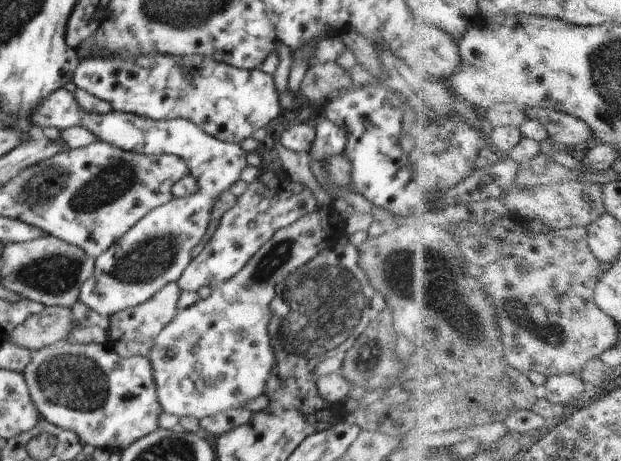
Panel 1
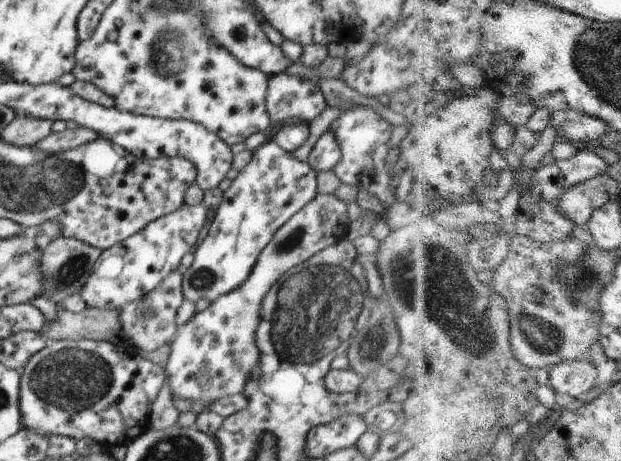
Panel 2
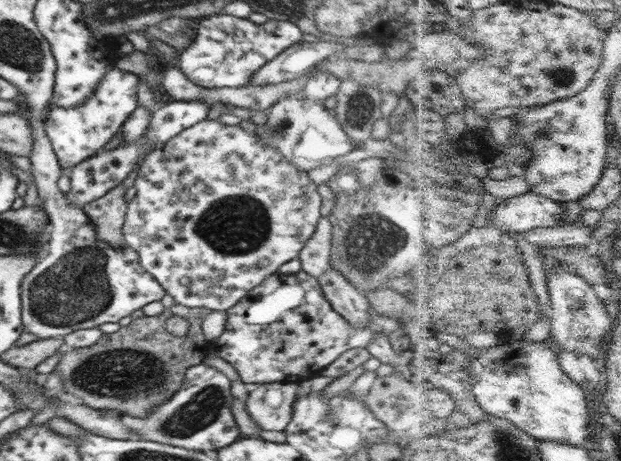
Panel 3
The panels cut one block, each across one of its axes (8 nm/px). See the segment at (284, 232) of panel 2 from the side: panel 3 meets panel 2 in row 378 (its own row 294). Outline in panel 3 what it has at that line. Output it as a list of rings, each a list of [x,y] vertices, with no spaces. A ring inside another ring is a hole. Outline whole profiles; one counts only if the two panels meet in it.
[[[201,120],[179,132],[174,138],[162,146],[152,149],[142,163],[135,180],[136,195],[127,203],[127,214],[122,225],[125,244],[131,246],[138,254],[140,264],[164,288],[165,292],[174,298],[177,304],[188,308],[209,308],[211,311],[227,311],[234,306],[249,290],[262,284],[265,278],[277,272],[290,259],[296,259],[298,253],[305,247],[314,234],[318,221],[321,219],[320,208],[322,200],[317,185],[308,178],[308,173],[298,170],[288,162],[273,146],[268,146],[259,140],[259,133],[250,135],[239,125],[226,125],[220,121]]]

